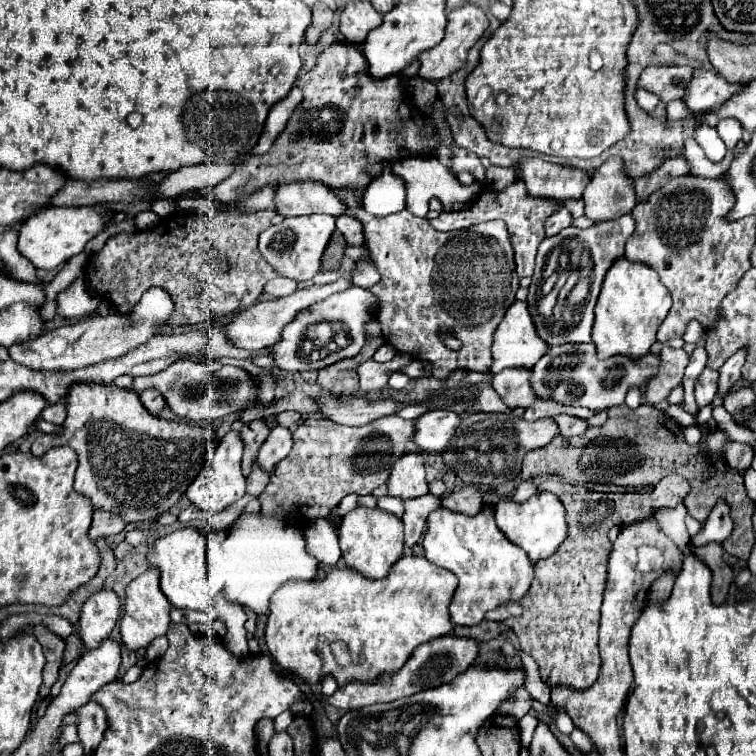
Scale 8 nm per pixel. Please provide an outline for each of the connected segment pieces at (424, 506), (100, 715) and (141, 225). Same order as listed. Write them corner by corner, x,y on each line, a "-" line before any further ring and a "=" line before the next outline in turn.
424,494
422,498
408,498
404,500
404,542
406,546
414,546
422,540
424,528
426,528
426,518
432,510
440,506
442,498
434,494
=
88,702
74,714
78,718
76,728
78,728
78,738
80,738
84,752
94,752
106,730
106,714
104,714
102,706
=
144,210
136,216
136,224
138,224
138,230
148,230
150,226
154,226
158,222
158,214
154,214
152,210

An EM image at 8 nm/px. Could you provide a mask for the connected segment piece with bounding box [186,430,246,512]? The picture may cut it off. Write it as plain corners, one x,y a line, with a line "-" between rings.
230,430
218,444
216,444
216,450
214,450
214,458
210,464
206,464
198,478
190,484
190,488
186,490
186,496
196,502
196,506
200,506
202,510
206,512
220,512
224,510
226,506
234,504
238,498
244,496
246,492
246,480
242,476
242,470
240,470
240,460
242,460
242,440
240,440
240,434
236,430

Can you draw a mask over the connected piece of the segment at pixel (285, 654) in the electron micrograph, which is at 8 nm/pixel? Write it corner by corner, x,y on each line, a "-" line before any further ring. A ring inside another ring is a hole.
402,556
388,572
386,578
372,580
354,568
334,568
326,574
326,578
314,578
314,582
306,580
290,580
272,596
270,602
270,618
266,624
266,644
276,660
276,664
292,674
298,674
306,682
318,682
326,674
334,674
338,684
346,684
350,680
372,682
384,672
396,672
410,658
412,650
420,644
444,636
452,630
452,622
448,616
448,604
456,590
456,576
450,570
434,566
424,556
-
344,640
352,652
350,666
338,666
330,644

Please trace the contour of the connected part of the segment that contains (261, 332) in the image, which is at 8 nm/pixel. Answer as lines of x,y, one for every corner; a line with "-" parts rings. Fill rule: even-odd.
354,270
348,272
346,276
342,276
340,280
330,282
330,284
324,284
324,286
310,286
310,288
304,288
304,290
296,290
294,294
290,294
290,296
286,296
286,298
256,302
256,304
250,306
248,310
244,310
244,312
240,312
240,314
234,316
234,320
226,326
226,336
228,336
228,340
230,340
234,346
248,348
248,350
260,350
260,348
272,346
274,342
278,342
282,330
296,318
298,312
302,312
306,306
312,306
314,302
320,302
322,298
328,298
328,296
334,294
334,292
348,290
348,288
352,286
352,276
354,276

